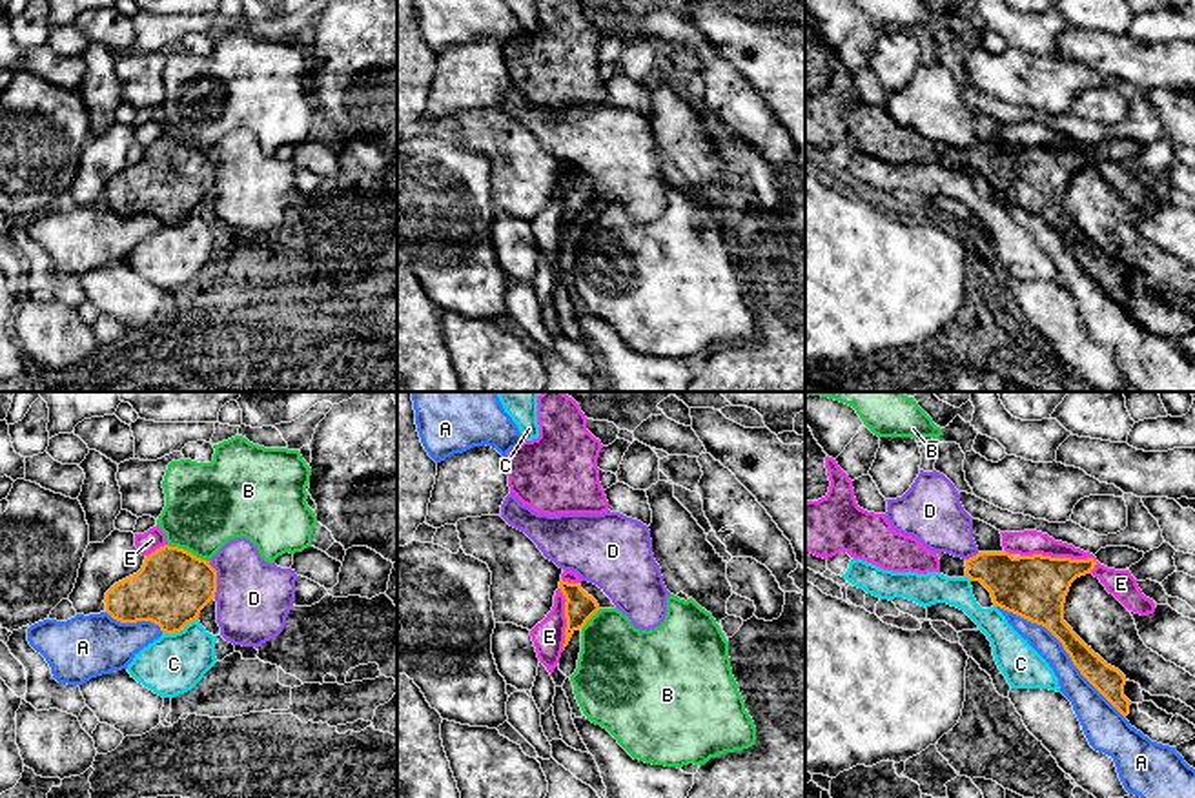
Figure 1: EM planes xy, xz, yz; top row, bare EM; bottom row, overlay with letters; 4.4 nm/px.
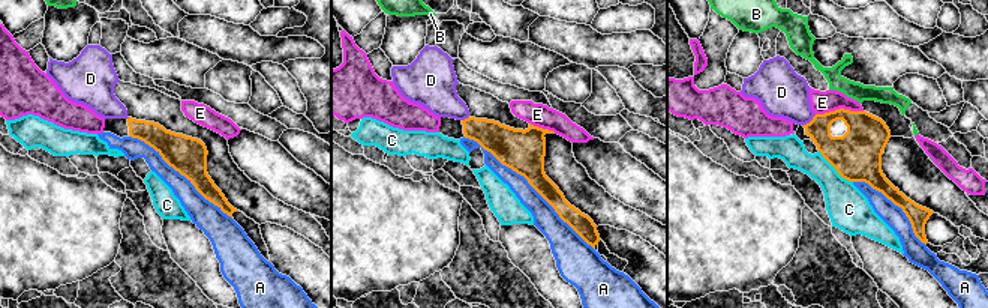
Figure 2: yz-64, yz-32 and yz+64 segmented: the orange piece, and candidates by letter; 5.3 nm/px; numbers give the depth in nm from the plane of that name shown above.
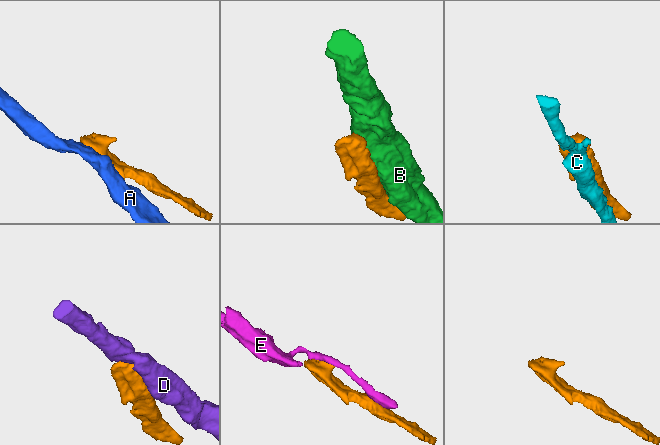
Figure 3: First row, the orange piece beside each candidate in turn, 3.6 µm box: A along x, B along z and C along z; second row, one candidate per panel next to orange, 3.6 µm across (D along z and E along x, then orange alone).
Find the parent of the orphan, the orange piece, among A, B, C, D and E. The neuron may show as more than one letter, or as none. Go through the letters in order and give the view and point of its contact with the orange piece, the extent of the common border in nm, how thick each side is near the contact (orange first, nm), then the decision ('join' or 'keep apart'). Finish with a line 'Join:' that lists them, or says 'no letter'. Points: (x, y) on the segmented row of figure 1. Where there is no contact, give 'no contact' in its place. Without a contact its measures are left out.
A: contact yz (1064, 649); length 750 nm; calibres 220 and 140 nm; keep apart
B: contact xy (186, 551); length 200 nm; calibres 320 and 360 nm; keep apart
C: contact xy (179, 631); length 170 nm; calibres 320 and 260 nm; keep apart
D: contact xy (215, 580); length 170 nm; calibres 320 and 340 nm; keep apart
E: contact yz (1059, 558); length 340 nm; calibres 280 and 110 nm; join
Join: E

